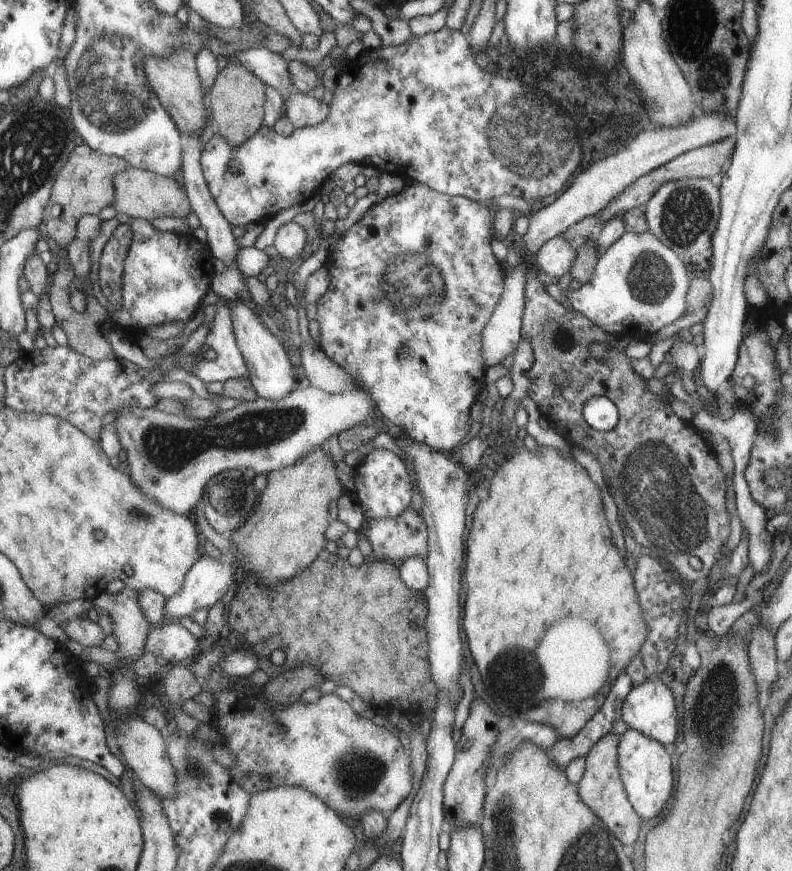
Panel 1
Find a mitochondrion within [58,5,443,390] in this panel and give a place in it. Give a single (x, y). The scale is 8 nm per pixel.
(112, 97)

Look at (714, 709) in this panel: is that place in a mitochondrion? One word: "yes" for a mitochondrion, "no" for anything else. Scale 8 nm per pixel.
yes

